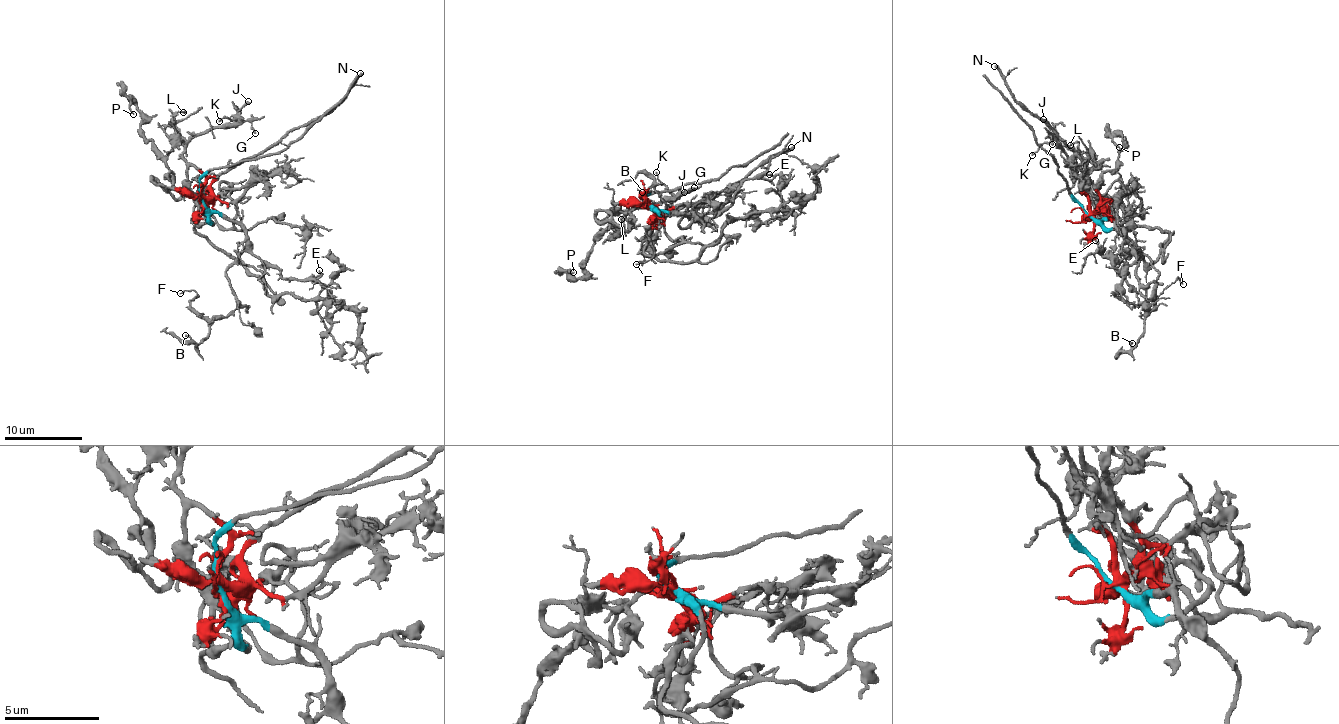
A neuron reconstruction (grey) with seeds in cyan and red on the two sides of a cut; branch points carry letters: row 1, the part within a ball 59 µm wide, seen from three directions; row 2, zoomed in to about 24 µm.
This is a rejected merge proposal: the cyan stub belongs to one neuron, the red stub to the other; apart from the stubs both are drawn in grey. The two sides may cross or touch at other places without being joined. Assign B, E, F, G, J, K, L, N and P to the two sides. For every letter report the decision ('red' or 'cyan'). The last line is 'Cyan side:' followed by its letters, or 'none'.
B: cyan
E: cyan
F: cyan
G: red
J: red
K: red
L: red
N: red
P: red
Cyan side: B, E, F

